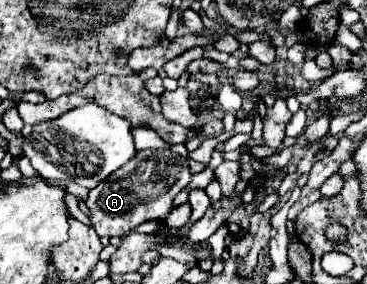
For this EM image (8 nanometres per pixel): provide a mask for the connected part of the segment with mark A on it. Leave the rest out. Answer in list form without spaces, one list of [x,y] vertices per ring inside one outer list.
[[[170,148],[168,150],[142,150],[136,154],[132,162],[112,172],[104,182],[100,182],[96,188],[90,190],[86,198],[86,206],[90,210],[90,224],[100,238],[112,238],[112,236],[124,236],[148,220],[162,220],[172,212],[176,194],[182,192],[190,184],[190,180],[192,180],[192,170],[188,166],[186,156],[180,156],[172,152]]]

